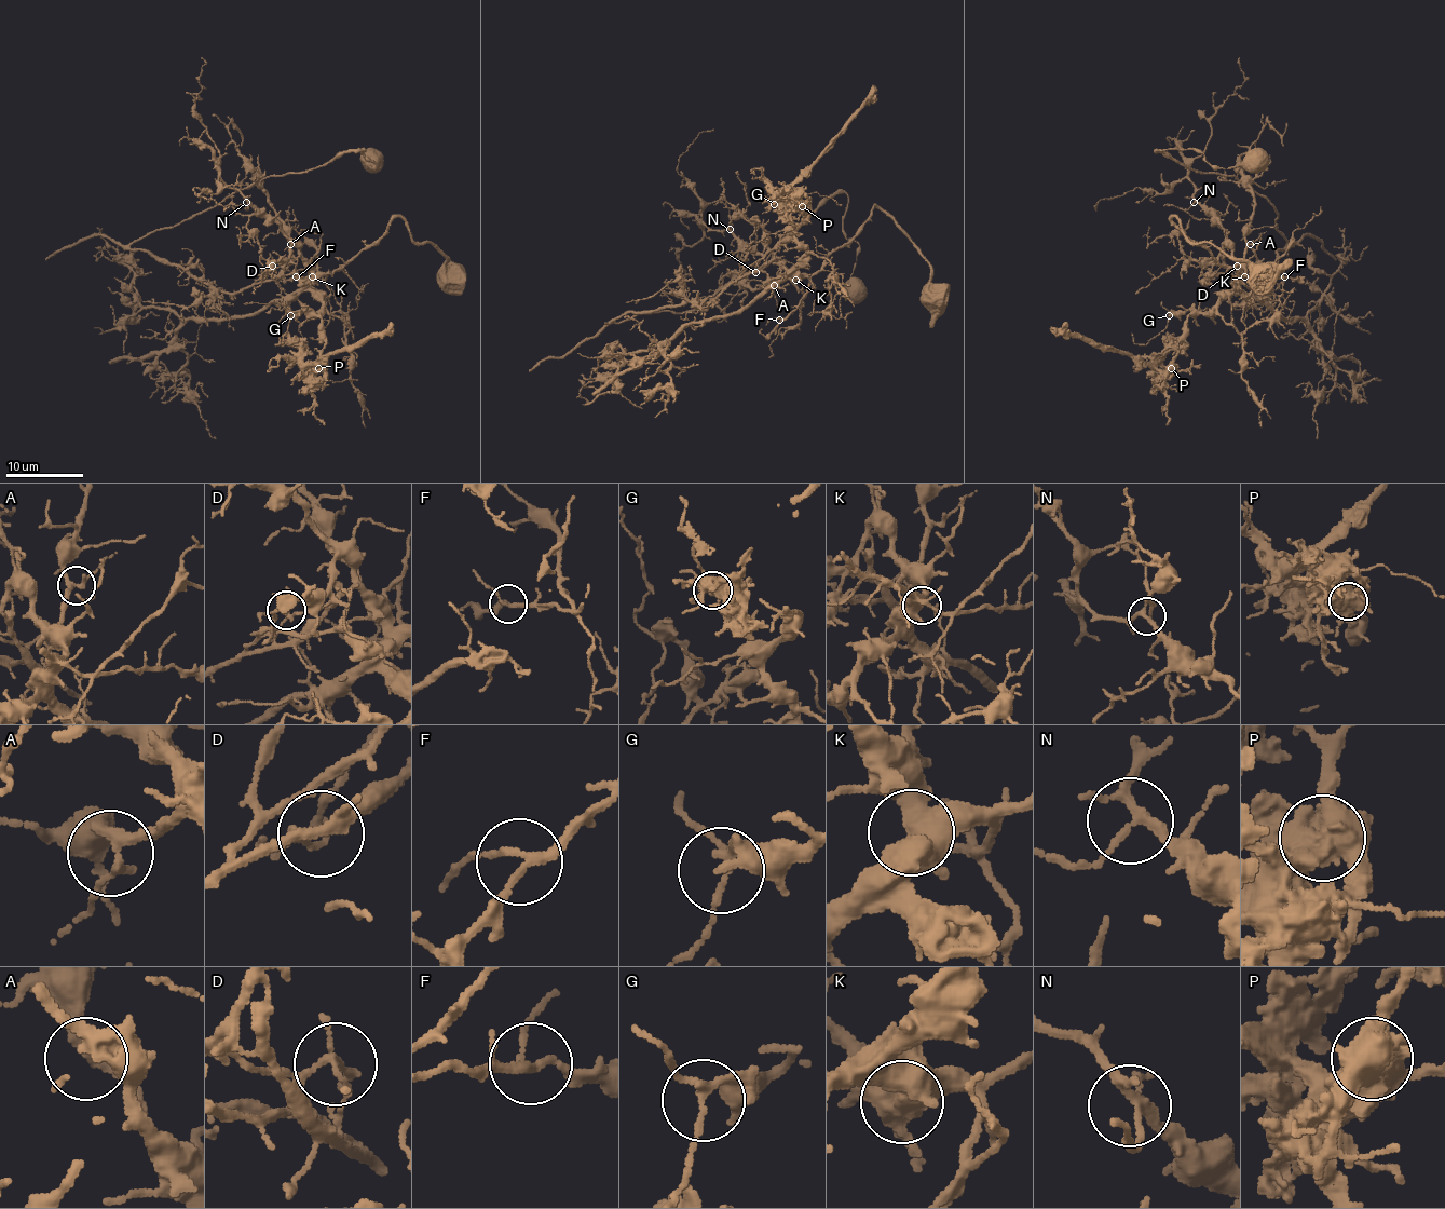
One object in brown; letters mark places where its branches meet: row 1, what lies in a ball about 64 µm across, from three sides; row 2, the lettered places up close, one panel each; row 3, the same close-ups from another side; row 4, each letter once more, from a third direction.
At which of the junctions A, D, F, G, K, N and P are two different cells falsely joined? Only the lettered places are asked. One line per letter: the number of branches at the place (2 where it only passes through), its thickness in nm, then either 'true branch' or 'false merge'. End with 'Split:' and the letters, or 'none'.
A: 3 | 240 nm | true branch
D: 3 | 130 nm | false merge
F: 3 | 170 nm | true branch
G: 3 | 150 nm | true branch
K: 4 | 480 nm | true branch
N: 4 | 200 nm | true branch
P: 4 | 600 nm | false merge
Split: D, P

